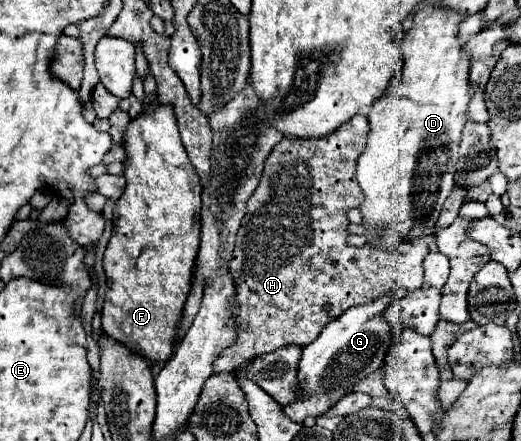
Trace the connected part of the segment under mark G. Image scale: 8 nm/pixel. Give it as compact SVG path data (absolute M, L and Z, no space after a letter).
M387 294L377 302L369 302L363 306L353 306L345 310L341 316L333 318L325 330L321 330L319 338L303 348L303 356L299 360L297 382L299 388L305 388L305 396L293 400L283 406L283 412L293 422L305 422L305 418L323 416L329 408L337 404L345 394L351 394L353 386L369 376L373 370L383 366L383 358L389 352L395 334L393 326L383 320L385 306L393 302L393 296Z

